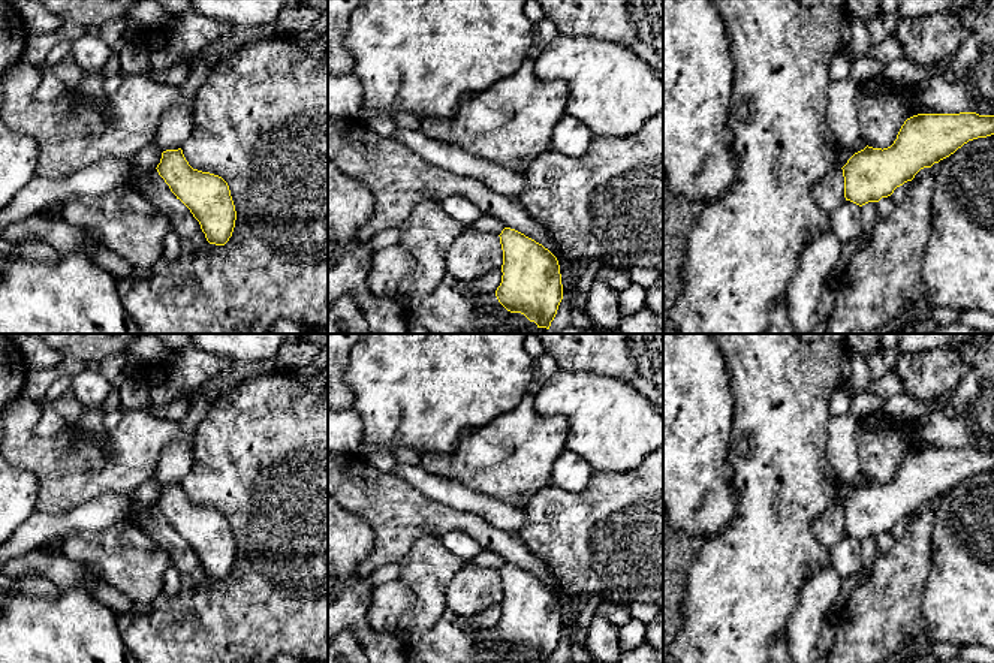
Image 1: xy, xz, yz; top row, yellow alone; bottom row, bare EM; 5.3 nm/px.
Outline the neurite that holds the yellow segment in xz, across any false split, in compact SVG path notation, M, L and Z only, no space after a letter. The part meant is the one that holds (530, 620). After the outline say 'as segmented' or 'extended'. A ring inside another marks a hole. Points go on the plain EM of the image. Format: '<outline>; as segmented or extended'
M504 563L500 579L503 585L501 618L496 626L498 638L510 648L521 648L537 663L549 663L563 635L563 620L557 593L542 579L524 569Z; as segmented

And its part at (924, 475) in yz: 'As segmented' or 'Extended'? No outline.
As segmented

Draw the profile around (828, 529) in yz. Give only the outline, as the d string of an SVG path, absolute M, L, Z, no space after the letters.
M840 501L826 507L811 524L814 539L825 548L832 549L846 537L844 512Z

